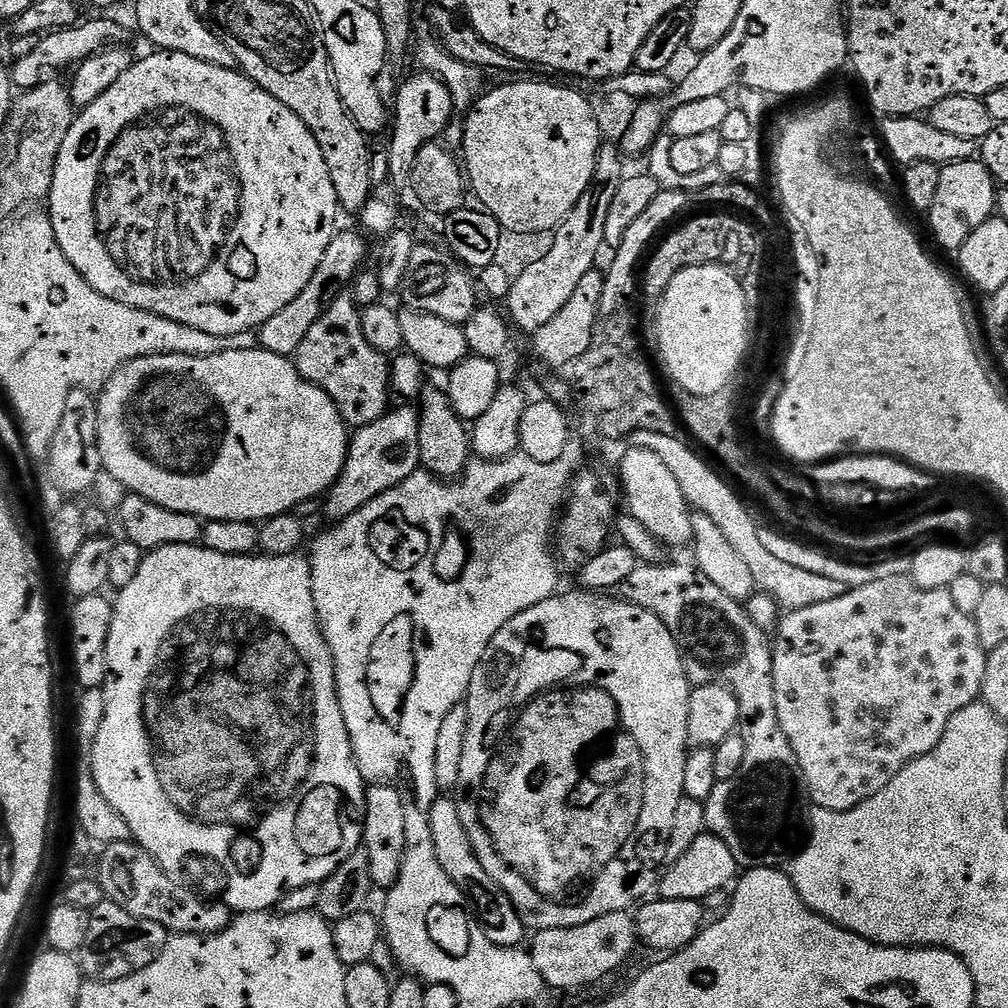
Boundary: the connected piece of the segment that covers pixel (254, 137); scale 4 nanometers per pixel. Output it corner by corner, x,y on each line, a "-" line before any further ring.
156,50
151,54
153,56
148,56
145,60
137,59
133,62
130,70
126,70
126,74
122,74
122,78
118,78
118,82
114,82
114,86
110,86
110,90
106,90
106,94
102,94
102,98
98,98
98,102
83,109
73,119
70,130
66,134
66,142
62,142
62,150
58,154
54,182
46,201
46,211
54,226
54,238
58,242
58,246
62,246
62,254
66,254
66,258
70,258
70,266
74,266
74,270
78,270
78,274
82,274
86,283
94,286
94,290
98,290
98,294
102,294
106,298
114,298
114,302
122,302
126,306
134,306
138,310
146,310
150,314
158,314
162,318
170,318
174,322
182,322
182,326
194,326
194,330
202,330
205,334
229,336
258,330
267,320
274,318
274,314
278,314
278,310
282,310
282,306
294,302
294,298
298,298
298,294
302,294
302,290
306,290
306,282
310,282
310,278
314,278
314,270
318,270
318,262
322,262
322,254
326,254
326,246
330,246
330,242
336,237
338,231
336,216
341,215
340,203
334,194
334,182
330,182
330,170
326,170
326,158
322,158
322,150
316,139
308,134
306,122
302,122
298,118
298,114
287,111
284,105
277,104
275,98
269,96
266,90
255,87
243,72
222,70
218,66
209,64
197,64
194,58
190,58
190,54
163,50

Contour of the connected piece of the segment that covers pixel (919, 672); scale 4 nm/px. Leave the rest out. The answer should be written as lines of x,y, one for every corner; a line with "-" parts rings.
908,576
878,578
878,582
866,582
857,588
845,590
842,598
818,602
818,606
806,606
806,610
785,611
775,625
775,632
776,640
774,636
772,644
772,677
778,726
782,726
782,734
786,734
790,750
794,750
794,758
800,767
800,779
804,781
807,799
812,799
811,803
822,810
848,812
854,806
866,802
866,798
874,798
878,790
894,782
894,778
910,761
930,754
930,750
934,750
934,746
942,742
942,734
946,734
950,718
954,718
958,710
977,703
984,691
988,653
984,651
982,642
978,642
978,626
970,616
958,610
954,598
950,598
948,589
925,590
919,588

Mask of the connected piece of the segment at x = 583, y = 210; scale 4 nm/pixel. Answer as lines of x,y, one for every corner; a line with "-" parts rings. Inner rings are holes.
608,143
601,147
596,156
590,186
586,186
582,198
574,202
570,214
566,214
560,227
555,229
550,247
512,281
512,289
506,301
506,312
511,323
515,327
517,324
527,334
536,333
546,322
550,322
569,301
570,294
578,289
579,282
587,272
597,267
596,255
599,254
600,248
605,247
603,236
606,234
606,214
610,211
614,193
618,186
622,186
626,175
625,157
617,145
616,148

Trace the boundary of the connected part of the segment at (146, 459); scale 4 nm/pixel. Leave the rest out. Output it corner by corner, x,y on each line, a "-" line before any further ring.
262,347
250,350
230,350
209,356
190,354
154,354
128,360
99,389
96,401
98,410
98,454
100,467
112,480
117,480
125,493
141,496
166,510
190,514
201,521
247,520
263,522
271,516
291,513
300,504
315,501
315,496
323,497
344,469
344,459
348,456
350,429
340,417
336,404
318,386
304,380
295,363
287,356
270,354

